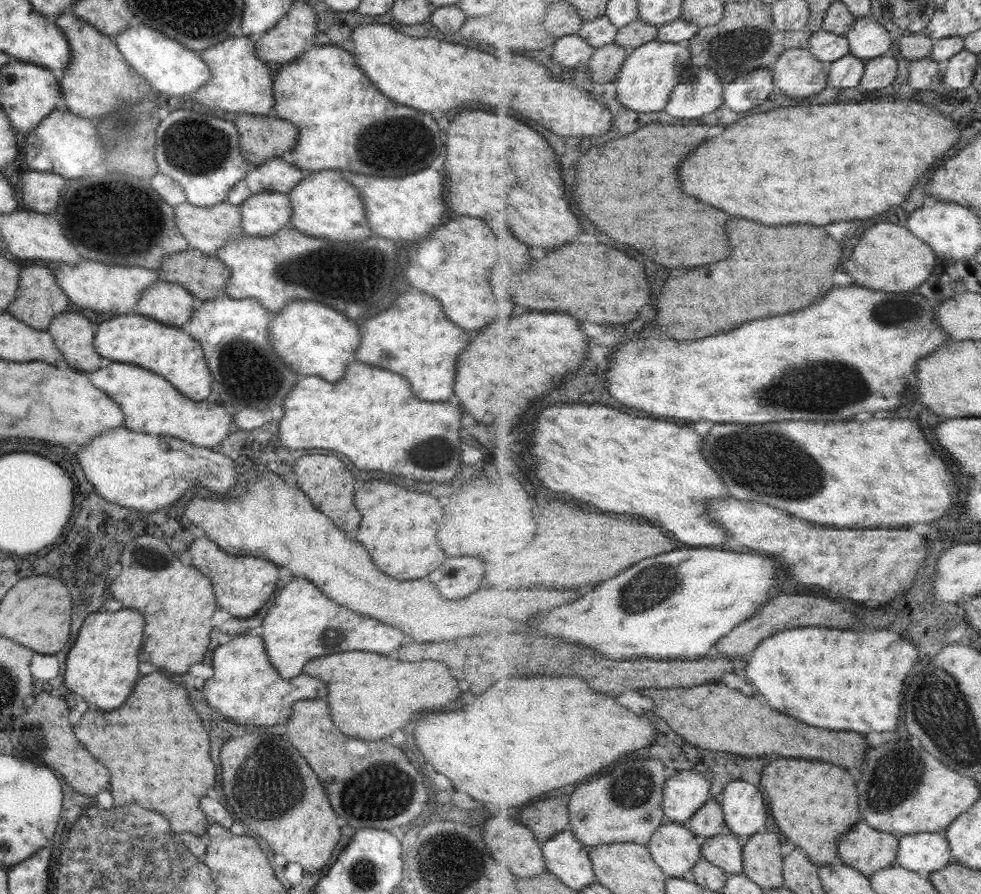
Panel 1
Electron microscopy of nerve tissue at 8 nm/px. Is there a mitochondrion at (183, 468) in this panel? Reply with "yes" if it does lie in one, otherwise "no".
no

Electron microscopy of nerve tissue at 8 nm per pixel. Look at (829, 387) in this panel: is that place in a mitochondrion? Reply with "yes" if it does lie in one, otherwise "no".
yes

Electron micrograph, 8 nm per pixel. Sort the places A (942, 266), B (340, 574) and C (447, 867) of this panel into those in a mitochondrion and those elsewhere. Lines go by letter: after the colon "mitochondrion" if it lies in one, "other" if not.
A: other
B: other
C: mitochondrion

